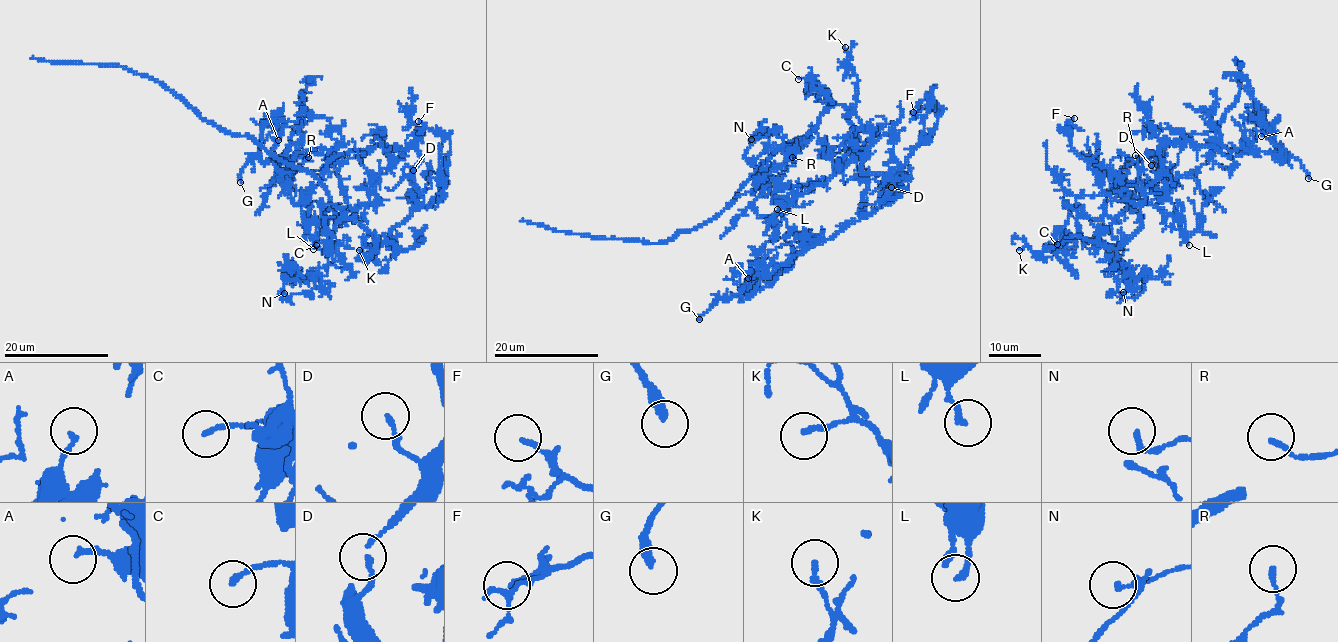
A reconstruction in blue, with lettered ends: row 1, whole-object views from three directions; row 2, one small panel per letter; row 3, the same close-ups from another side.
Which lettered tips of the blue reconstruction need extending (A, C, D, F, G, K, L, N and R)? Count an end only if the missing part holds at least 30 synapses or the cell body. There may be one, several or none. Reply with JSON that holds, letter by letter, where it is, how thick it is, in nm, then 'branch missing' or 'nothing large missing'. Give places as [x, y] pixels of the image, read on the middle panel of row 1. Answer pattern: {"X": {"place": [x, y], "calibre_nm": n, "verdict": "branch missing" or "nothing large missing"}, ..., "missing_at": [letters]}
{"A": {"place": [748, 278], "calibre_nm": 190, "verdict": "nothing large missing"}, "C": {"place": [798, 79], "calibre_nm": 160, "verdict": "nothing large missing"}, "D": {"place": [891, 187], "calibre_nm": 170, "verdict": "nothing large missing"}, "F": {"place": [913, 112], "calibre_nm": 160, "verdict": "nothing large missing"}, "G": {"place": [699, 319], "calibre_nm": 280, "verdict": "nothing large missing"}, "K": {"place": [845, 47], "calibre_nm": 200, "verdict": "nothing large missing"}, "L": {"place": [777, 209], "calibre_nm": 160, "verdict": "nothing large missing"}, "N": {"place": [751, 139], "calibre_nm": 170, "verdict": "nothing large missing"}, "R": {"place": [792, 157], "calibre_nm": 150, "verdict": "nothing large missing"}, "missing_at": []}

